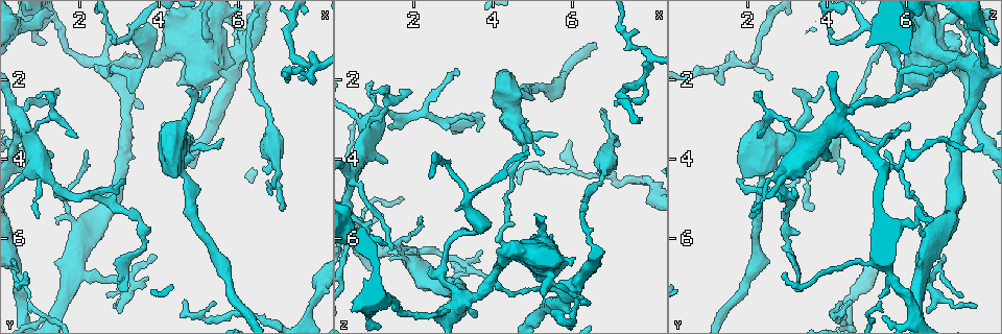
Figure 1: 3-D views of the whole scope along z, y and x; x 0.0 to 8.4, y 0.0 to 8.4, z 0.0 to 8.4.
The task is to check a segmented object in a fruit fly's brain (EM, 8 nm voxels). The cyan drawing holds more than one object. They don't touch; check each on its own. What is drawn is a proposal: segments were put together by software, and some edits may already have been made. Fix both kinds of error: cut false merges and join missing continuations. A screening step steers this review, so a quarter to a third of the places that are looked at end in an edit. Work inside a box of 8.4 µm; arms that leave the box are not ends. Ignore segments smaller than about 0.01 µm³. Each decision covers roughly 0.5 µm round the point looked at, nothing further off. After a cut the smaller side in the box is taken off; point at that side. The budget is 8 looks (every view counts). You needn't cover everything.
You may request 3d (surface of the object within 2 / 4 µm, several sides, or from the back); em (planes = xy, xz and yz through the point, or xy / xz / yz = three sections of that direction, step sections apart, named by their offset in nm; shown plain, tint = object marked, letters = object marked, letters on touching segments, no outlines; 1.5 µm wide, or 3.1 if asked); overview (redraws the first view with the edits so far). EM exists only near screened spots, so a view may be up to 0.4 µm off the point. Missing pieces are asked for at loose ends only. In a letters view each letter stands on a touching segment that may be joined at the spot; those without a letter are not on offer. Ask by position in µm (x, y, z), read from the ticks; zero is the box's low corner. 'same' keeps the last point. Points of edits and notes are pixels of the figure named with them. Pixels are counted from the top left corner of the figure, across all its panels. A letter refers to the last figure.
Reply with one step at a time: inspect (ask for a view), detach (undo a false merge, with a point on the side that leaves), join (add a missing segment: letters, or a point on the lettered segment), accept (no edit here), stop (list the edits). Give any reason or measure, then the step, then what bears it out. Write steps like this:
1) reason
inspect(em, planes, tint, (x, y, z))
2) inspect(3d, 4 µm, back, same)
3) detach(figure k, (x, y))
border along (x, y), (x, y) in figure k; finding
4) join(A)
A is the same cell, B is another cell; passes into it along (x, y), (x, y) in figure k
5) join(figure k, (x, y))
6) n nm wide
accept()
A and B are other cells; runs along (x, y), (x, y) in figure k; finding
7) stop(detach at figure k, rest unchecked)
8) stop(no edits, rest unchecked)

free end
inspect(em, xz, step 4, letters, (3.70, 7.00, 6.30))

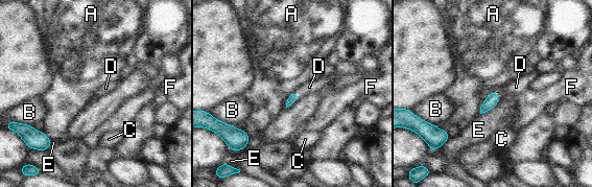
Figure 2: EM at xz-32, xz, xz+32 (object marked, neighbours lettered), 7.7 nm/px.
another direction
inspect(em, planes, letters, same)

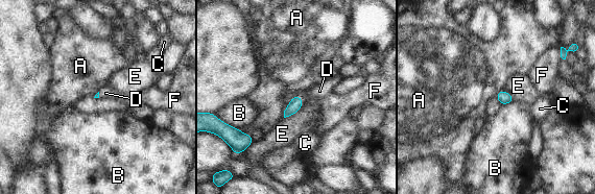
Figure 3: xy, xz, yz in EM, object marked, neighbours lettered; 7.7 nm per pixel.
join(D)
D is the same cell, A, B, C, E and F are other cells; passes into it along (295, 103), (301, 99), (319, 91) in figure 3; it goes on there

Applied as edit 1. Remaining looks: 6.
an open end
inspect(3d, 2 µm, (1.35, 3.95, 4.10))

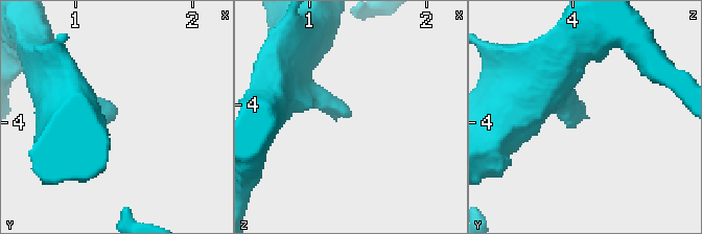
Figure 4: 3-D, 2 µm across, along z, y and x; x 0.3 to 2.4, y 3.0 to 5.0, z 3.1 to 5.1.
need the tissue
inspect(em, planes, letters, (1.38, 3.92, 4.06))

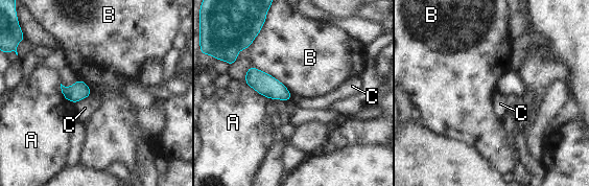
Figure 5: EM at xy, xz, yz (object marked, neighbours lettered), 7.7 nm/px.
accept()
A, B and C are other cells; border along (251, 65), (277, 78), (291, 95) in figure 5; none of them fits

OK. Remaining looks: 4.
tapers out
inspect(em, planes, letters, (3.30, 2.30, 5.85))

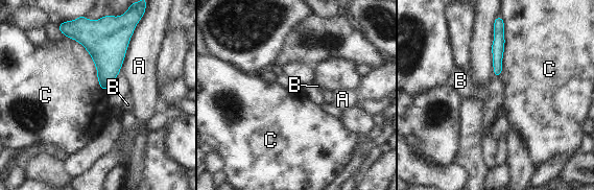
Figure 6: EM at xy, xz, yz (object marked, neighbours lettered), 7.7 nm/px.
accept()
A, B and C are other cells; runs along (501, 31), (497, 49), (497, 74) in figure 6; none of them fits

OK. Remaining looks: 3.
stop(join at figure 3, rest unchecked)

